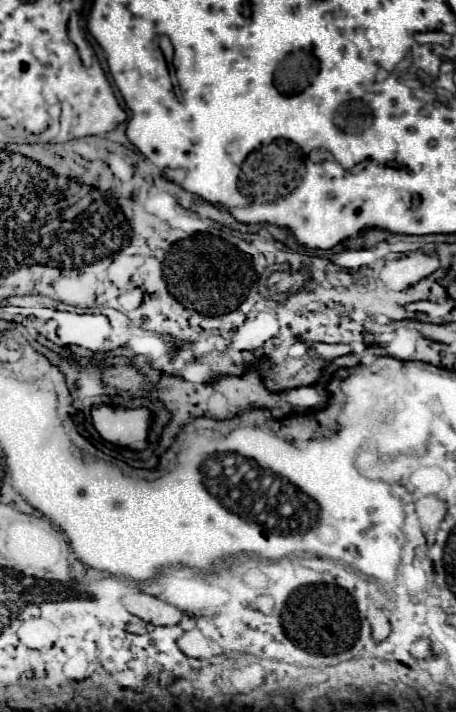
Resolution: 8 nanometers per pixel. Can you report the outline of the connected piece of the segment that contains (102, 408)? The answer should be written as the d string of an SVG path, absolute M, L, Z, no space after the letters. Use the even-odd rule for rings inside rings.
M110 403L92 405L92 425L96 433L116 445L134 451L148 447L148 435L154 423L154 413L148 407L120 407Z

